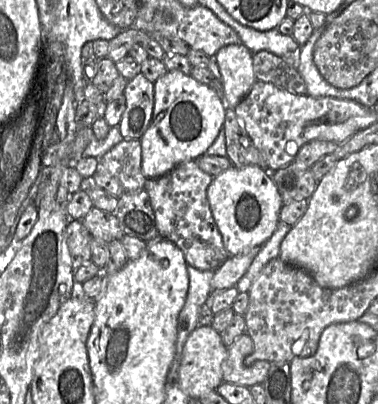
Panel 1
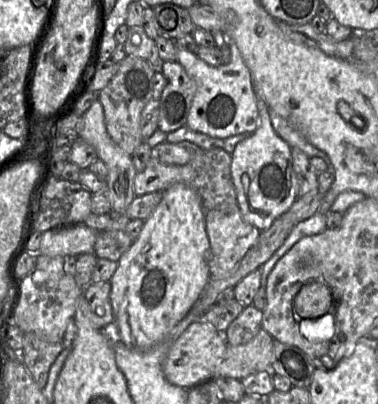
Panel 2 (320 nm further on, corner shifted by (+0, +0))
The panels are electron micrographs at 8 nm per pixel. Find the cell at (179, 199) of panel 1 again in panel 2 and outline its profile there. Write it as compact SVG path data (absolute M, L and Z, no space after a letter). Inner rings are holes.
M205 210L204 215L206 232L210 243L210 277L224 277L239 264L257 241L262 231L245 222L240 210L234 210L231 213Z

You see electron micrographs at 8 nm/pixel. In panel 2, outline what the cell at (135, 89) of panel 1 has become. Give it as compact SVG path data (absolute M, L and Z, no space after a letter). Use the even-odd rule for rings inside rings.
M176 61L163 63L161 73L167 84L159 100L157 128L168 134L185 126L197 87Z

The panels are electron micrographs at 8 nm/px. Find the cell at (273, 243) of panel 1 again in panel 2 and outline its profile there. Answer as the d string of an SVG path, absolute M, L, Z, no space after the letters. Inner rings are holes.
M315 213L307 220L297 223L290 231L283 244L261 266L260 287L266 287L267 278L277 261L300 239L306 236L317 235L327 229L326 215Z

